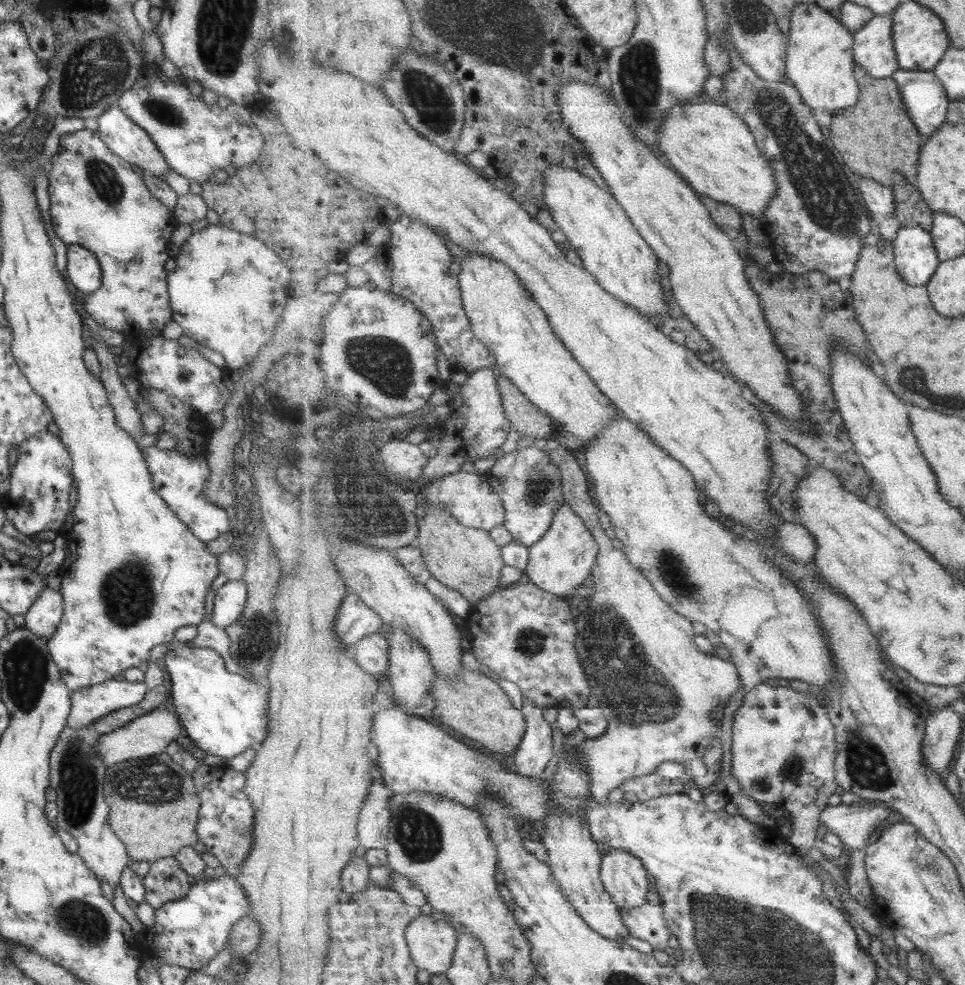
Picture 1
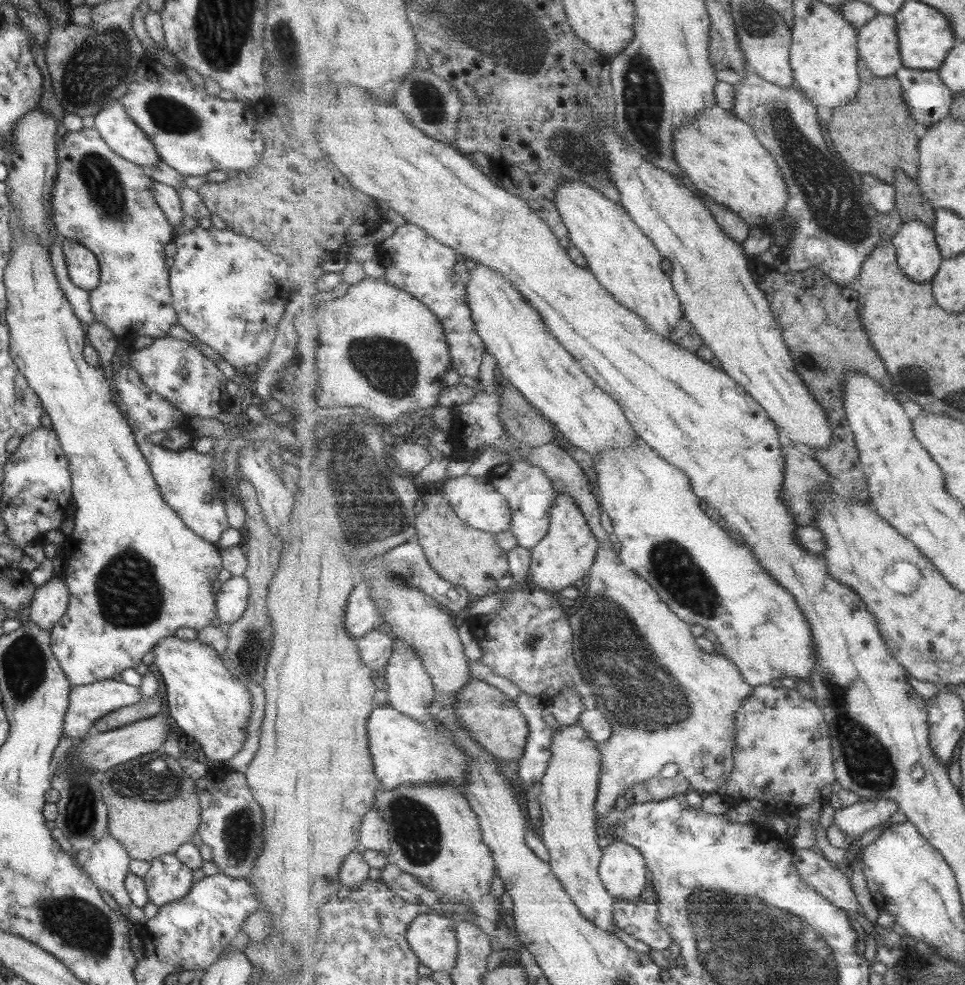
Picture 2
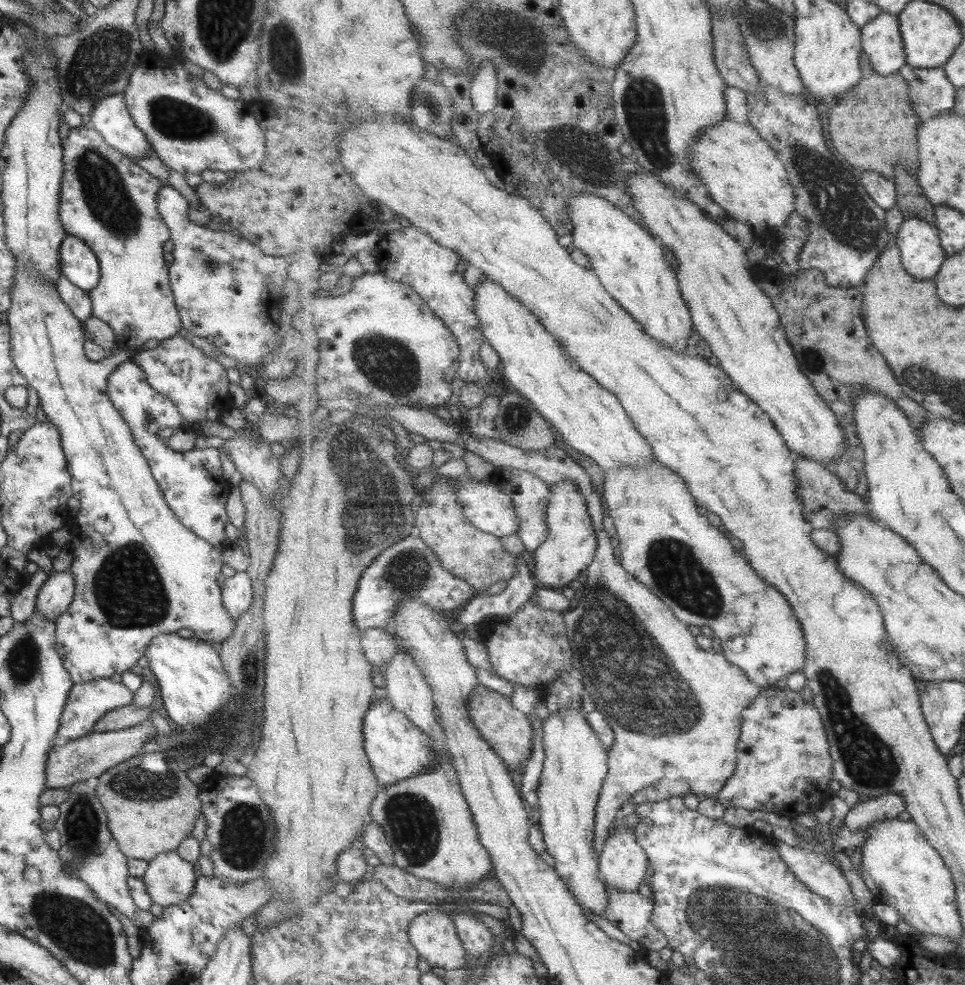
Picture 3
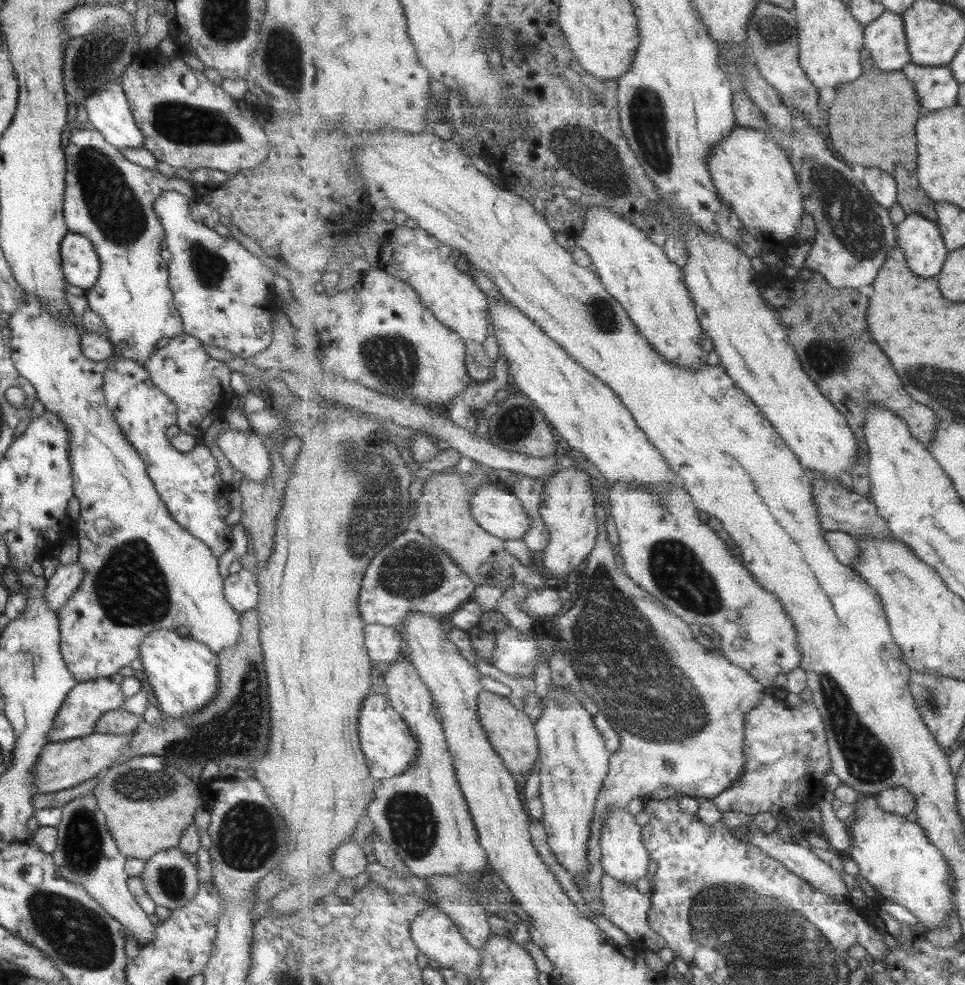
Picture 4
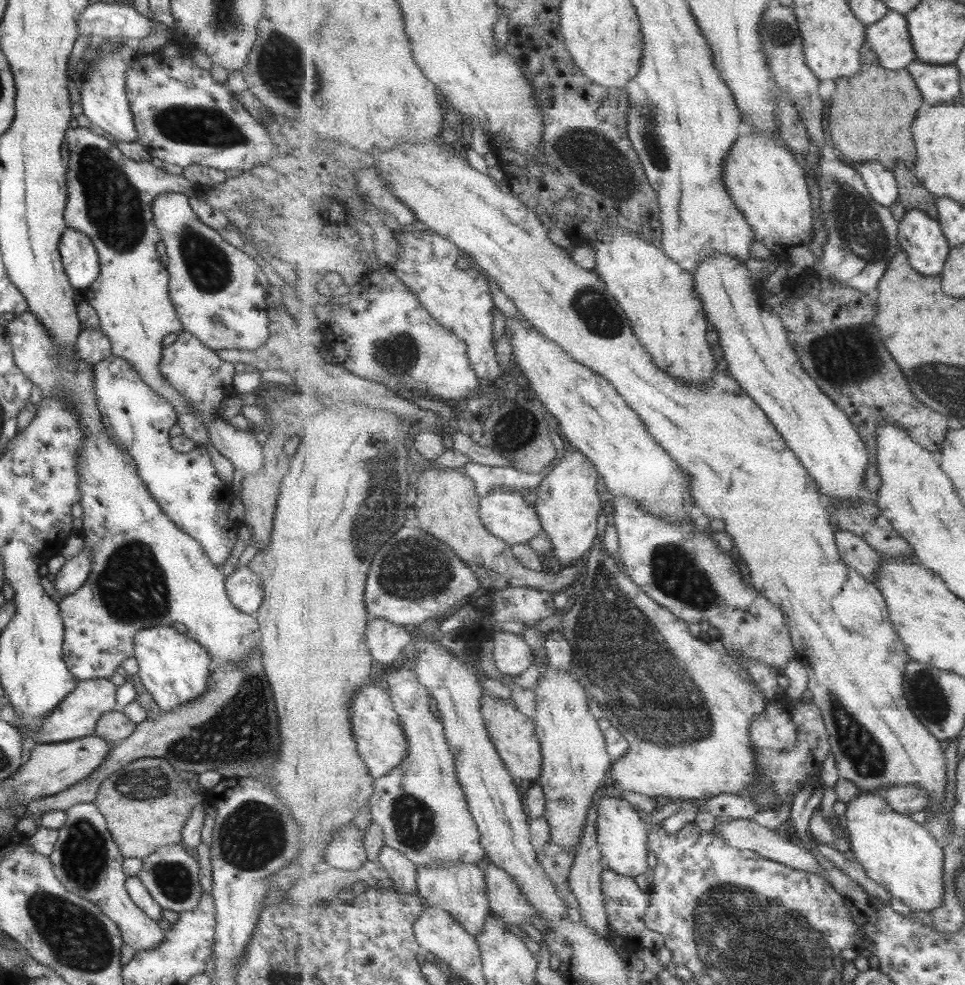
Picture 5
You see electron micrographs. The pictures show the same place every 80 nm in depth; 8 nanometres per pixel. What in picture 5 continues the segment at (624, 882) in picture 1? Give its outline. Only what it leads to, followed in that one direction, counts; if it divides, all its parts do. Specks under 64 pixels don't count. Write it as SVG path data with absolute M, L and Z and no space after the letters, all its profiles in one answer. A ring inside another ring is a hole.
M603 795L596 800L598 837L597 846L602 854L604 868L612 868L625 876L639 876L647 872L647 823L641 820L635 808L632 808L625 798Z

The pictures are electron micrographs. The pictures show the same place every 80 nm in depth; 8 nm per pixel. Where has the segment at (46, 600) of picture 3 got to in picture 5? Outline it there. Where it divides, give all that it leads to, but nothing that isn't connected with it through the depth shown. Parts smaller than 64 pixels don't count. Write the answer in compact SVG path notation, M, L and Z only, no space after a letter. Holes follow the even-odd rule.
M83 548L70 560L65 560L52 582L56 596L61 596L62 598L77 591L89 574L89 567L90 554L86 548Z

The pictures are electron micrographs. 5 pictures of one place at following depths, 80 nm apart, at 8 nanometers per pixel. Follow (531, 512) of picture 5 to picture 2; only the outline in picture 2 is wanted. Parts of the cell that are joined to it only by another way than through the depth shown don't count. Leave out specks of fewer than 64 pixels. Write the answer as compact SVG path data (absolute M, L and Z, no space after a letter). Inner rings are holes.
M465 474L451 477L444 480L440 485L432 486L430 489L437 490L442 494L452 504L461 520L464 520L469 526L485 532L492 532L495 535L511 531L512 508L505 496L490 482L488 476L476 477Z

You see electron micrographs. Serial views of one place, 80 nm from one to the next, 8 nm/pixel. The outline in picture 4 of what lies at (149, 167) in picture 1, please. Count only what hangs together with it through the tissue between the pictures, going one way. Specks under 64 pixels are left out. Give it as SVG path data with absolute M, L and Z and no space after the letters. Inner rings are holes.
M119 82L100 86L83 106L87 113L87 126L101 133L107 144L121 148L139 148L144 143Z

